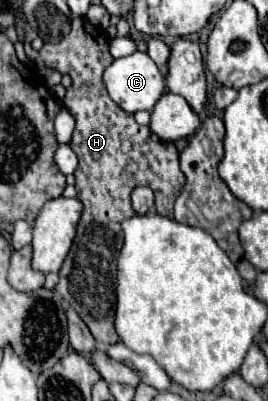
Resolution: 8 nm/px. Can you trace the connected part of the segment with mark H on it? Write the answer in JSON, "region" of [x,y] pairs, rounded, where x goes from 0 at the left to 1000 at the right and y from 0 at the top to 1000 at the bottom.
{"region":[[[317,42],[272,47],[265,77],[220,107],[168,107],[146,127],[153,152],[250,182],[272,212],[250,222],[235,262],[272,282],[287,312],[272,327],[265,367],[295,392],[280,421],[287,496],[310,506],[310,541],[272,596],[272,616],[220,676],[220,731],[295,781],[369,860],[437,855],[429,825],[429,696],[437,641],[459,611],[451,556],[496,541],[489,476],[519,461],[563,466],[586,486],[586,531],[646,546],[646,506],[690,461],[690,436],[668,421],[668,377],[646,357],[586,347],[556,317],[511,312],[489,282],[422,257],[384,212],[384,177],[422,157],[392,77],[340,62]]]}

